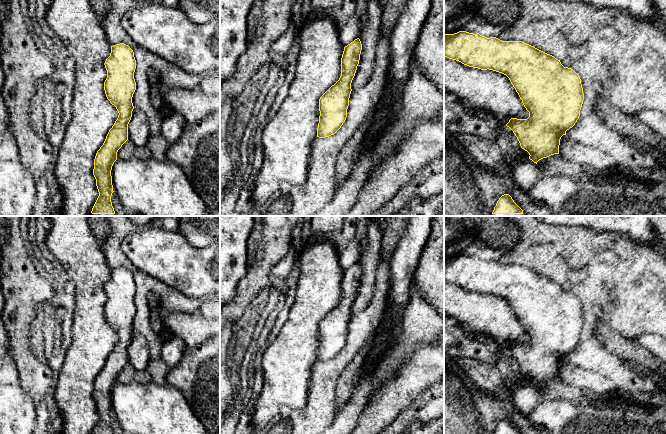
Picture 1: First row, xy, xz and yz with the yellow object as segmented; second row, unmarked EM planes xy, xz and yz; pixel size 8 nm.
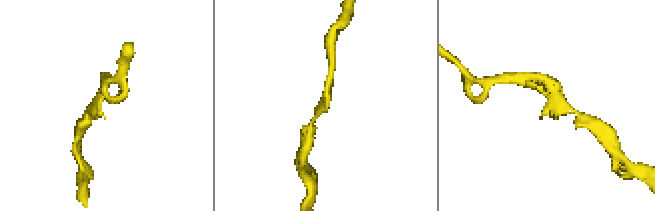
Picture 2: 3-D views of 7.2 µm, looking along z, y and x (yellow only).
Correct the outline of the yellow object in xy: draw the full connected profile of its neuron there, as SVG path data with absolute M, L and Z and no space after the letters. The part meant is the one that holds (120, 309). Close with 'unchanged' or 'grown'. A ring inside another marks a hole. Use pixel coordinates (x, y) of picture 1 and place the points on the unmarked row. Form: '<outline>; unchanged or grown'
M120 267L111 270L110 280L104 289L107 294L105 318L119 339L94 383L93 399L99 420L92 434L114 434L111 426L114 416L111 394L117 384L118 374L128 364L128 348L134 333L132 321L136 314L136 284L128 269Z; unchanged

